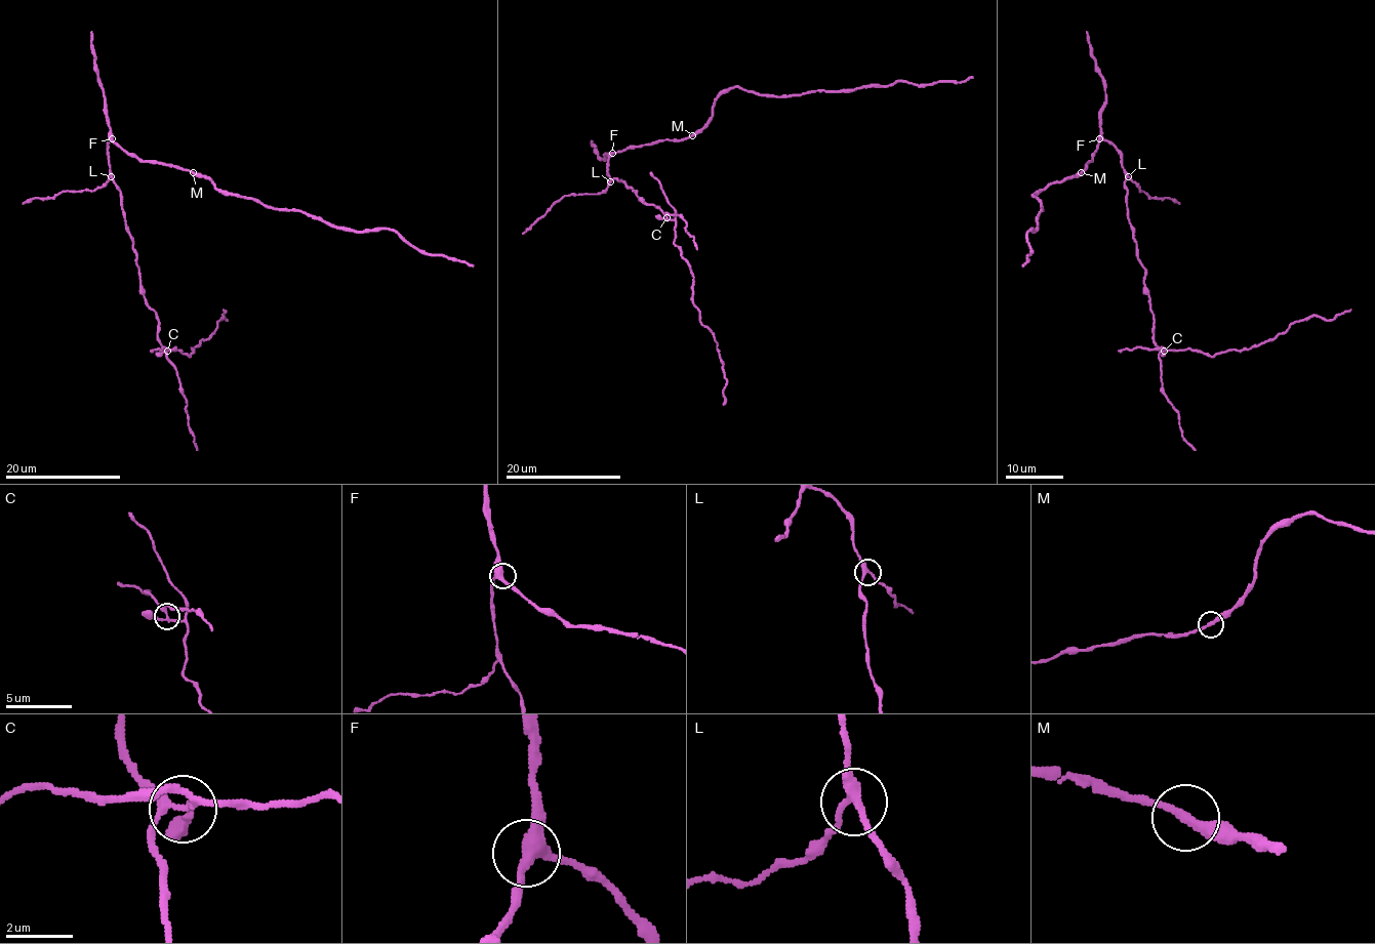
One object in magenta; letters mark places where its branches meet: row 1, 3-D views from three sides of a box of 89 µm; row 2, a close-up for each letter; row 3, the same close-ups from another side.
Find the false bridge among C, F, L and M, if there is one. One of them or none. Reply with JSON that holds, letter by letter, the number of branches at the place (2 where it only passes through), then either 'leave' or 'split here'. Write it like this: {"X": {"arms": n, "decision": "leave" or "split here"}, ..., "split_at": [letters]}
{"C": {"arms": 4, "decision": "split here"}, "F": {"arms": 3, "decision": "leave"}, "L": {"arms": 3, "decision": "leave"}, "M": {"arms": 2, "decision": "leave"}, "split_at": ["C"]}

